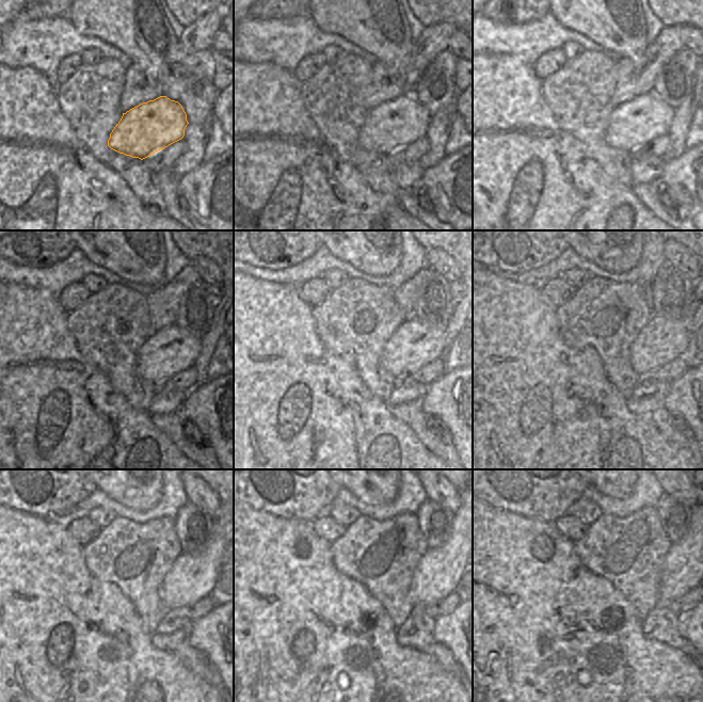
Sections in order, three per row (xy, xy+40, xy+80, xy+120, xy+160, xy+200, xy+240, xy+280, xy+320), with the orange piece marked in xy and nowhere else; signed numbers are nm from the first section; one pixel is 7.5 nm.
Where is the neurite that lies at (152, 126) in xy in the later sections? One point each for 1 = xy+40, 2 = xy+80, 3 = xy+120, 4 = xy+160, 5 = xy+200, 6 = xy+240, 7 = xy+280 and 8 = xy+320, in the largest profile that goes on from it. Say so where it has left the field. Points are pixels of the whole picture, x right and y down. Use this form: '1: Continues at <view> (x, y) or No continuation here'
1: Continues at xy+40 (389, 126)
2: Continues at xy+80 (633, 124)
3: Continues at xy+120 (171, 350)
4: Continues at xy+160 (415, 344)
5: Continues at xy+200 (661, 340)
6: Continues at xy+240 (193, 575)
7: Continues at xy+280 (437, 573)
8: Continues at xy+320 (686, 560)

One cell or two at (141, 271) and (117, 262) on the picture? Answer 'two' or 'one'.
one

